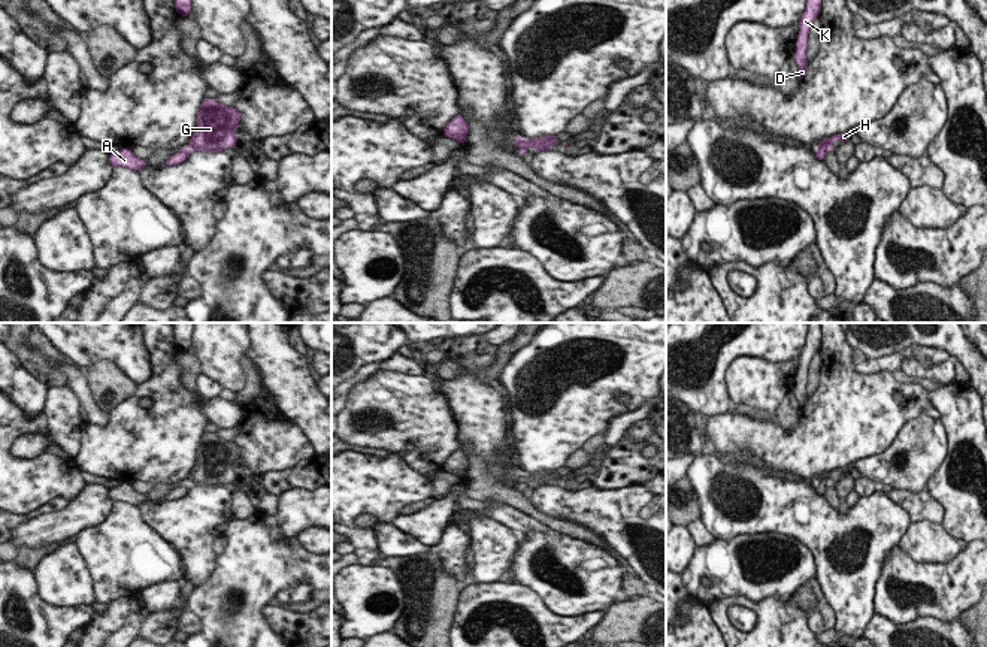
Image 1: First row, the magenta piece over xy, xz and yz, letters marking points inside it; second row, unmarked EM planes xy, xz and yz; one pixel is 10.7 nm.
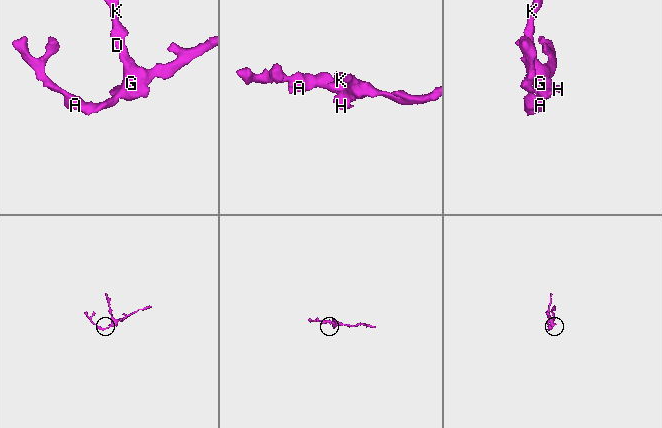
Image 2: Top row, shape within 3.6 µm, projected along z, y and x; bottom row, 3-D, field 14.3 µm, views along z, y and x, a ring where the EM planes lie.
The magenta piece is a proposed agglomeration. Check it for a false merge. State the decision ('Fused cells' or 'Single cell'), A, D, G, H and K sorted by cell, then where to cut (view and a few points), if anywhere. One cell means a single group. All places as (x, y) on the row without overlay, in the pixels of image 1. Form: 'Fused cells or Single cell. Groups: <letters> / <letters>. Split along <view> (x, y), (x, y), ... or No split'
Single cell. Groups: A D G H K. No split

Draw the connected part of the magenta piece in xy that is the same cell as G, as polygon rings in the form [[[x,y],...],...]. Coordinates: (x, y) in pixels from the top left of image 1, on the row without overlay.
[[[203,433],[197,447],[197,462],[190,478],[173,489],[164,501],[184,498],[191,486],[219,487],[221,484],[234,483],[242,448],[236,442],[218,438],[215,433]]]

